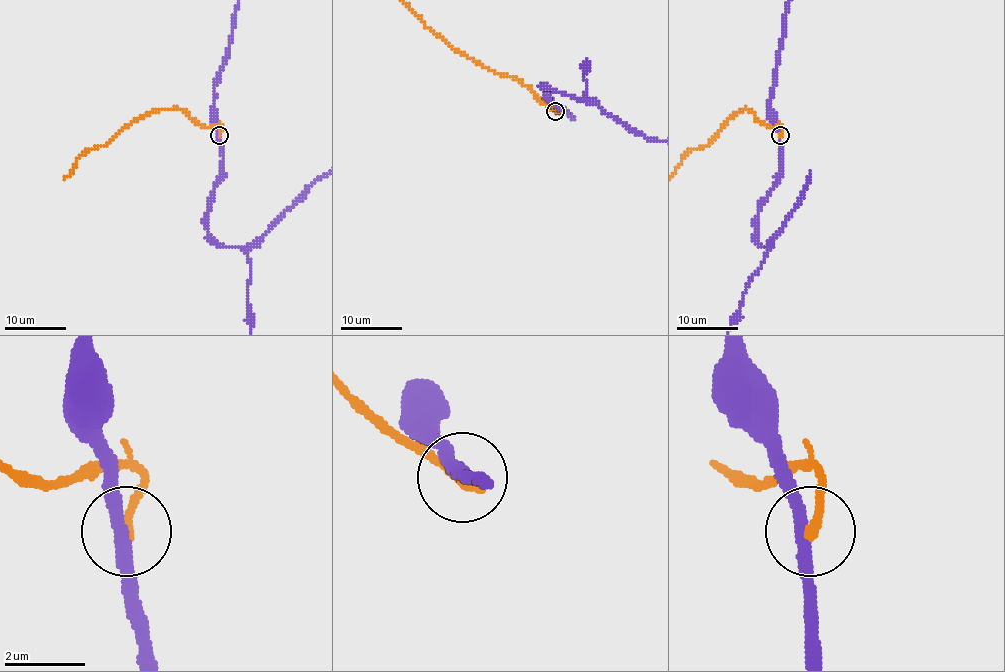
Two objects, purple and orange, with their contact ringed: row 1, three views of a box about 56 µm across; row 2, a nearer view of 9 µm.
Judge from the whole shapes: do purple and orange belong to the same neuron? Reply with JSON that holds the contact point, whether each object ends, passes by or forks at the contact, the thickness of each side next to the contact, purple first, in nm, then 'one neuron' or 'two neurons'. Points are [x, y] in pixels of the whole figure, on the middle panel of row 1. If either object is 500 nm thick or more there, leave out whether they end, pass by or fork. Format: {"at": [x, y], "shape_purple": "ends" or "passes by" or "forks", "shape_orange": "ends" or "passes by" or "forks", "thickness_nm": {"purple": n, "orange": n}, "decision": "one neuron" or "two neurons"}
{"at": [555, 111], "shape_purple": "passes by", "shape_orange": "ends", "thickness_nm": {"purple": 320, "orange": 220}, "decision": "two neurons"}

